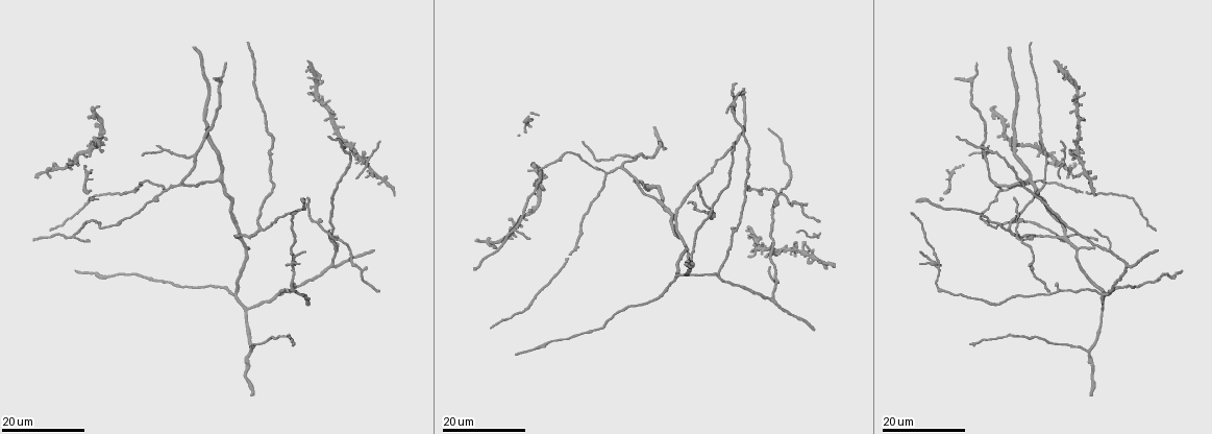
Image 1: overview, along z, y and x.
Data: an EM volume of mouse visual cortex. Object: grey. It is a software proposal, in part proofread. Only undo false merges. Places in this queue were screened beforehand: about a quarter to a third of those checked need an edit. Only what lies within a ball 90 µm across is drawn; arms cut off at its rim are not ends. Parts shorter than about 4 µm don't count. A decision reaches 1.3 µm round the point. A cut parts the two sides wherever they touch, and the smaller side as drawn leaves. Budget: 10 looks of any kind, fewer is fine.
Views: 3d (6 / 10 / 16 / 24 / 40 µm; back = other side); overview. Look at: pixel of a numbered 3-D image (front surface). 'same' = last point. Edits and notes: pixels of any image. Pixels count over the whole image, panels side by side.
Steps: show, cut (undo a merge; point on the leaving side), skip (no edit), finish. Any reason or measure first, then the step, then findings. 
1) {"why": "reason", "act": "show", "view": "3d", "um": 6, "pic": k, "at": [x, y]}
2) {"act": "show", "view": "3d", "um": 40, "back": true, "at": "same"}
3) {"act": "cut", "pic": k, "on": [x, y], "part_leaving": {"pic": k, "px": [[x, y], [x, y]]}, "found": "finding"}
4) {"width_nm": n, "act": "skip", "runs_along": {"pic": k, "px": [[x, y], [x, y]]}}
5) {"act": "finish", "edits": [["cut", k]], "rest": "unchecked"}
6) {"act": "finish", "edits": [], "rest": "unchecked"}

{"why": "branch point", "act": "show", "view": "3d", "um": 16, "pic": 1, "at": [679, 233]}

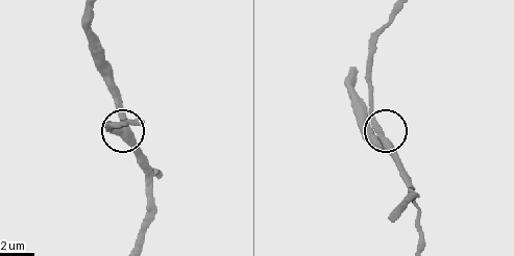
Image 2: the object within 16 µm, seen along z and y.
{"why": "zoom in", "act": "show", "view": "3d", "um": 10, "pic": 2, "at": [384, 140]}

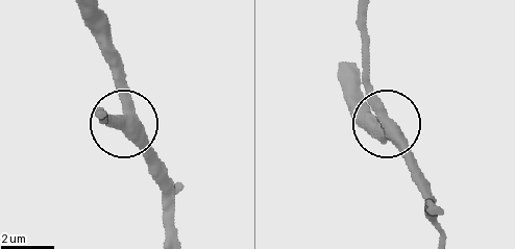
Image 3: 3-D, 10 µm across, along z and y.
{"arms": 3, "act": "skip", "runs_along": {"pic": 3, "px": [[427, 213], [423, 175], [363, 63]]}, "found": "continuous, no second cell"}

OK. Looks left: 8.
{"why": "arms part here", "act": "show", "view": "3d", "um": 24, "pic": 1, "at": [1107, 251]}

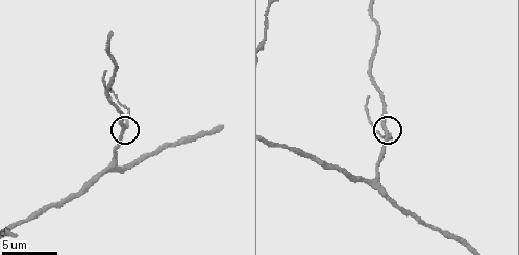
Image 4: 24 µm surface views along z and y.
{"act": "show", "view": "3d", "um": 6, "pic": 4, "at": [389, 133]}

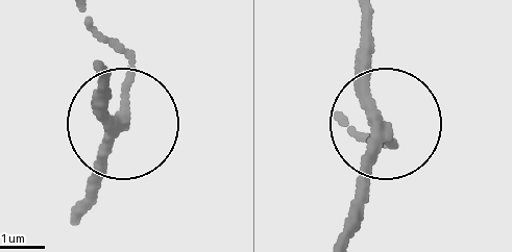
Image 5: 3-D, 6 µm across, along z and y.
{"act": "show", "view": "3d", "um": 6, "back": true, "pic": 5, "at": [118, 121]}

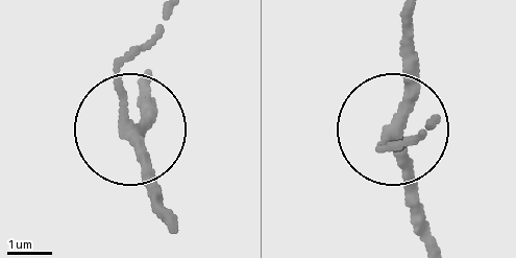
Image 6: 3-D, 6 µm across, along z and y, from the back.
{"act": "skip", "found": "continuous, no second cell"}

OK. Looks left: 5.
{"why": "arms part here", "act": "show", "view": "3d", "um": 24, "pic": 1, "at": [370, 159]}

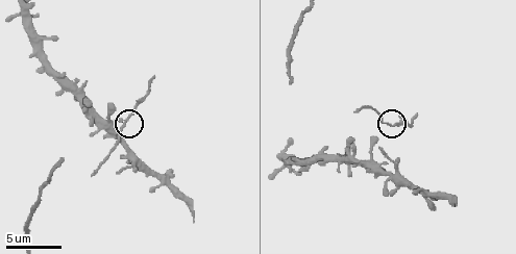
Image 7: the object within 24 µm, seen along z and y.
{"why": "closer look", "act": "show", "view": "3d", "um": 6, "pic": 7, "at": [389, 125]}

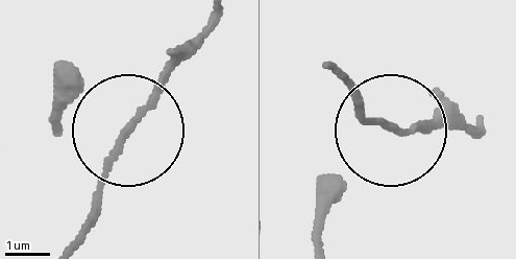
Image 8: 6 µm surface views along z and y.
{"side_arm_um": 6, "act": "skip", "found": "all the same cell"}

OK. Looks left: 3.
{"act": "show", "view": "3d", "um": 24, "pic": 1, "at": [217, 178]}

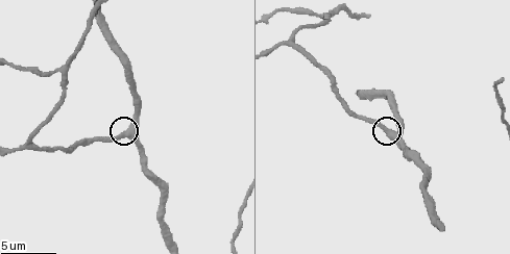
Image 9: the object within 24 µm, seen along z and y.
{"why": "closer look", "act": "show", "view": "3d", "um": 10, "pic": 9, "at": [126, 133]}

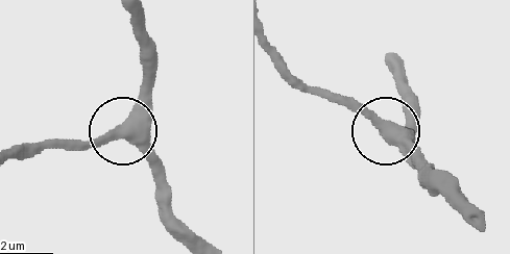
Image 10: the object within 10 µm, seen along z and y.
{"act": "skip", "found": "all the same cell"}

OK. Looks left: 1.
{"act": "finish", "edits": [], "rest": "unchecked"}

